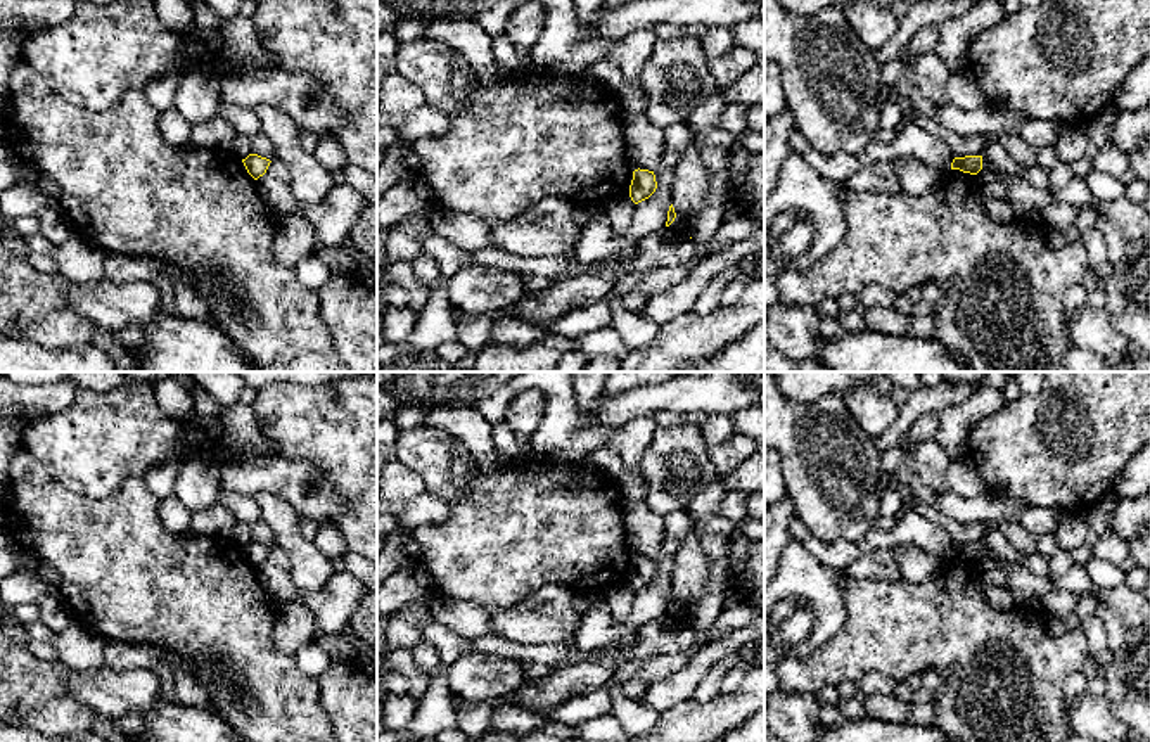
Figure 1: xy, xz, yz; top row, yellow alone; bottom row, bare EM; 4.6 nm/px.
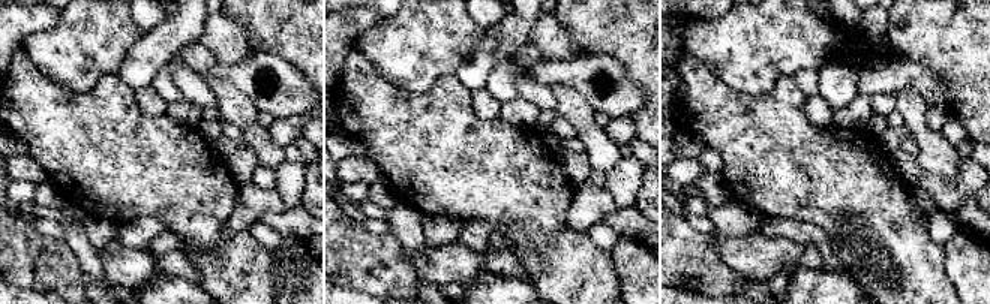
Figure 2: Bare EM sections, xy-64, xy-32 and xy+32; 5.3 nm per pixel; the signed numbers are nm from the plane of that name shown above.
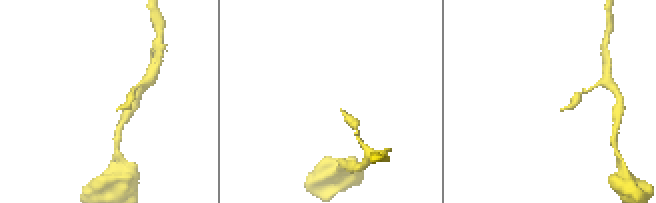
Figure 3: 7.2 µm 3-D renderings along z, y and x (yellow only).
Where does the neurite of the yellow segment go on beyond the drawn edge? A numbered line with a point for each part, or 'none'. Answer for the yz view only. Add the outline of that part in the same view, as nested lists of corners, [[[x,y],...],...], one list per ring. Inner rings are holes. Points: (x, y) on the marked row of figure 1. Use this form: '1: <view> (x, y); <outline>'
none

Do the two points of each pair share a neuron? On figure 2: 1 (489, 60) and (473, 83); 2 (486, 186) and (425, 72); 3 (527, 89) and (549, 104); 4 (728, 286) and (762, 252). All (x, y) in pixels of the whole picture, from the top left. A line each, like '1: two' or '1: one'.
1: one
2: two
3: one
4: two

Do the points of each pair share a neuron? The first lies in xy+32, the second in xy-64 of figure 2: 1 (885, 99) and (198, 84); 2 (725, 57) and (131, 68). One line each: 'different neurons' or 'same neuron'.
1: same neuron
2: different neurons

